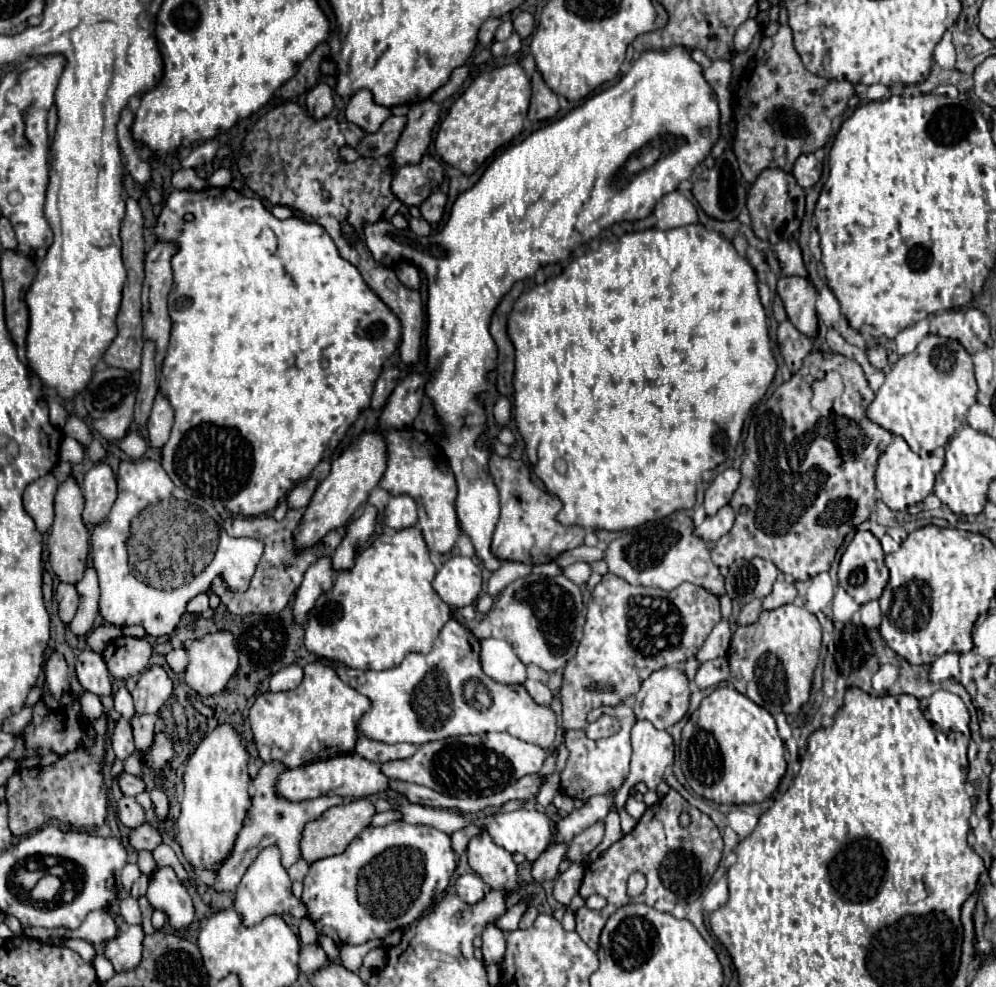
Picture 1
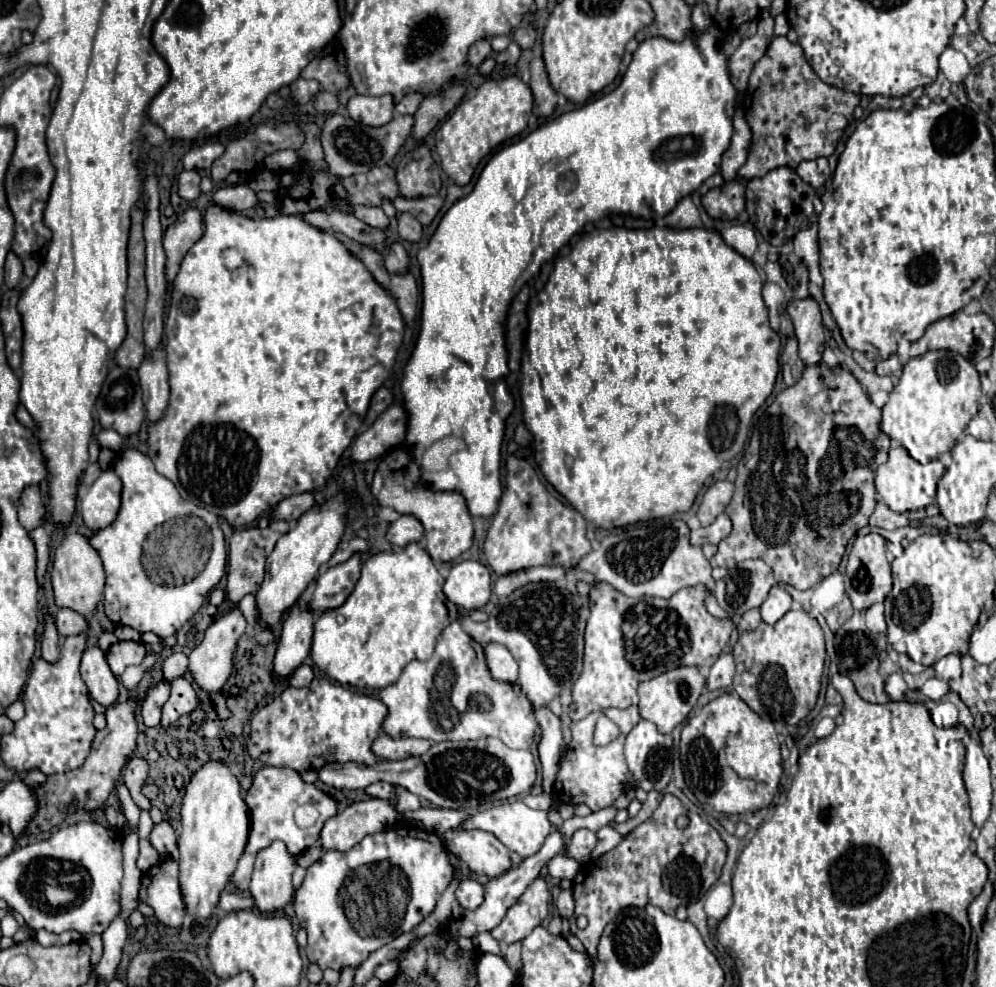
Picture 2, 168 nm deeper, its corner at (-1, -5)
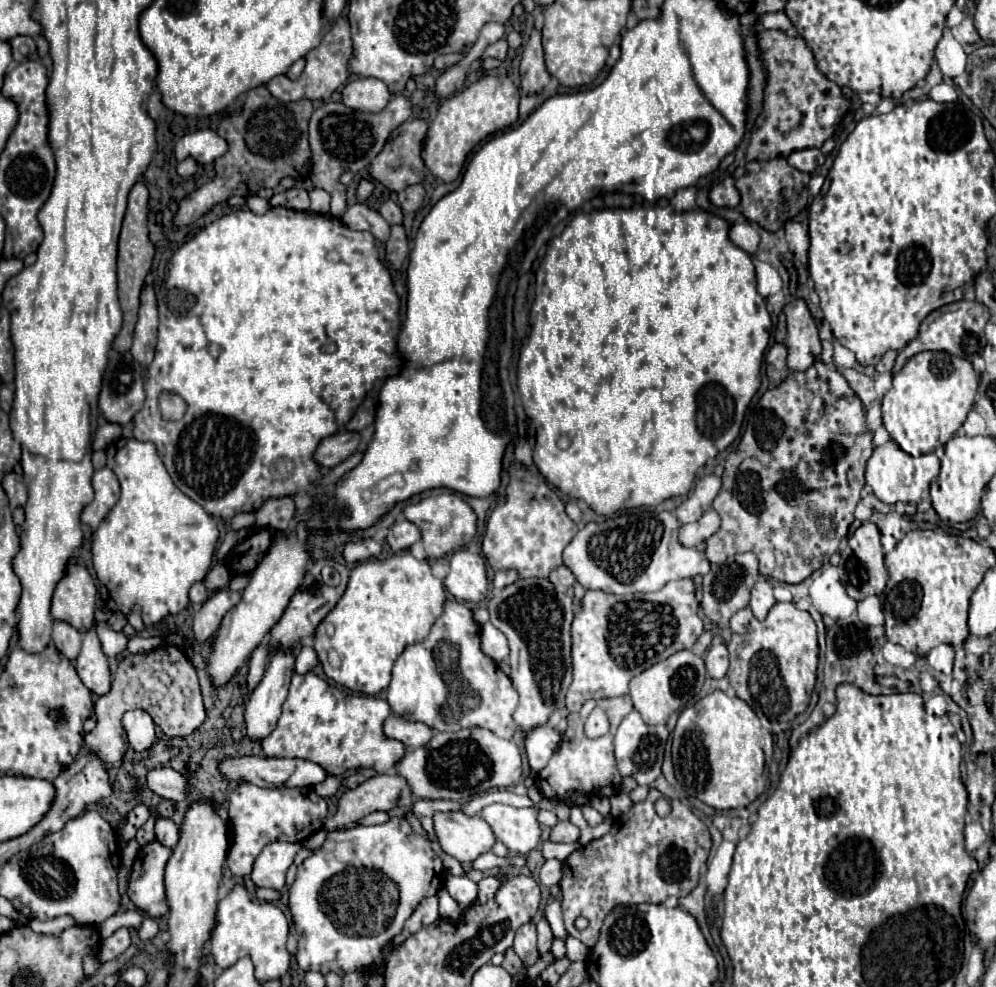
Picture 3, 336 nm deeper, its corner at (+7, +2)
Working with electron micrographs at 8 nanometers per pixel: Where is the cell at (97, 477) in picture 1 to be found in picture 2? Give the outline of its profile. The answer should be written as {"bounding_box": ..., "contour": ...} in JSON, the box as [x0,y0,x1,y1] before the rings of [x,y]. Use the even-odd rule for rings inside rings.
{"bounding_box":[80,469,122,529],"contour":[[[112,469],[102,471],[88,493],[80,499],[80,513],[88,529],[104,529],[116,519],[120,509],[120,491],[122,483],[118,475]]]}

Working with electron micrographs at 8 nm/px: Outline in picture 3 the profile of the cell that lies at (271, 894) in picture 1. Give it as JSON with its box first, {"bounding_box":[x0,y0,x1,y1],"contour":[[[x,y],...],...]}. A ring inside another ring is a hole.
{"bounding_box":[252,842,300,888],"contour":[[[274,842],[268,844],[260,856],[254,862],[252,870],[252,882],[260,888],[284,888],[286,884],[286,872],[294,862],[296,852],[300,850],[300,844],[290,842]]]}

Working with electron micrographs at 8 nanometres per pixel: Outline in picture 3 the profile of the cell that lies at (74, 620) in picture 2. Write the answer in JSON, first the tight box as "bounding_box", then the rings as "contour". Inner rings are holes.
{"bounding_box":[52,622,82,662],"contour":[[[54,622],[52,640],[62,656],[66,656],[70,662],[76,660],[76,656],[80,652],[80,642],[82,642],[82,636],[76,628],[72,628],[66,622]]]}

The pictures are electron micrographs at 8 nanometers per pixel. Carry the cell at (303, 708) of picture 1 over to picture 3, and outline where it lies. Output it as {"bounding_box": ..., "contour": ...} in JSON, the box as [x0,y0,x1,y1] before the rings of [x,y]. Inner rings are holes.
{"bounding_box":[260,672,408,776],"contour":[[[294,672],[278,726],[260,744],[270,758],[300,758],[316,762],[328,772],[328,776],[340,776],[354,768],[372,768],[378,774],[394,774],[396,764],[404,758],[408,746],[384,736],[382,724],[390,714],[392,710],[384,698],[346,694],[332,682],[318,678],[314,672]]]}

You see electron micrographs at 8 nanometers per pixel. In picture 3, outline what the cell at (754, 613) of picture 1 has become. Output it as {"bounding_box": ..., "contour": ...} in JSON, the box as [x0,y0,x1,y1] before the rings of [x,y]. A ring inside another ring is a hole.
{"bounding_box":[730,606,752,634],"contour":[[[746,606],[746,608],[742,608],[742,610],[738,610],[734,616],[732,616],[732,620],[730,620],[730,628],[732,628],[732,632],[736,632],[736,634],[744,634],[746,630],[748,630],[748,622],[752,620],[752,610]]]}

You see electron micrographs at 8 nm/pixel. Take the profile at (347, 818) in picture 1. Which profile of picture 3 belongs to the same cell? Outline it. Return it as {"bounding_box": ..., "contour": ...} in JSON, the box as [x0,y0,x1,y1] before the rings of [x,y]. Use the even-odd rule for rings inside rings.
{"bounding_box":[324,774,406,830],"contour":[[[378,774],[354,790],[346,790],[338,802],[338,812],[326,820],[324,828],[332,830],[346,830],[358,824],[360,818],[372,812],[388,812],[396,808],[400,792],[406,788],[406,780],[398,774]]]}

